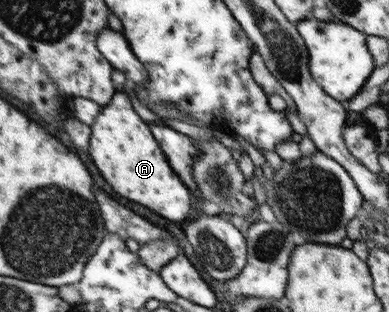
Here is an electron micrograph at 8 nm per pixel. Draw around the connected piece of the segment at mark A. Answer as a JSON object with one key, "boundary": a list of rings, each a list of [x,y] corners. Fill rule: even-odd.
{"boundary":[[[116,90],[112,100],[103,105],[91,126],[89,155],[106,182],[120,196],[134,200],[172,222],[182,224],[190,216],[192,196],[174,174],[174,170],[168,166],[168,160],[162,154],[158,142],[152,138],[148,126],[150,125],[142,121],[132,107],[127,90]]]}

